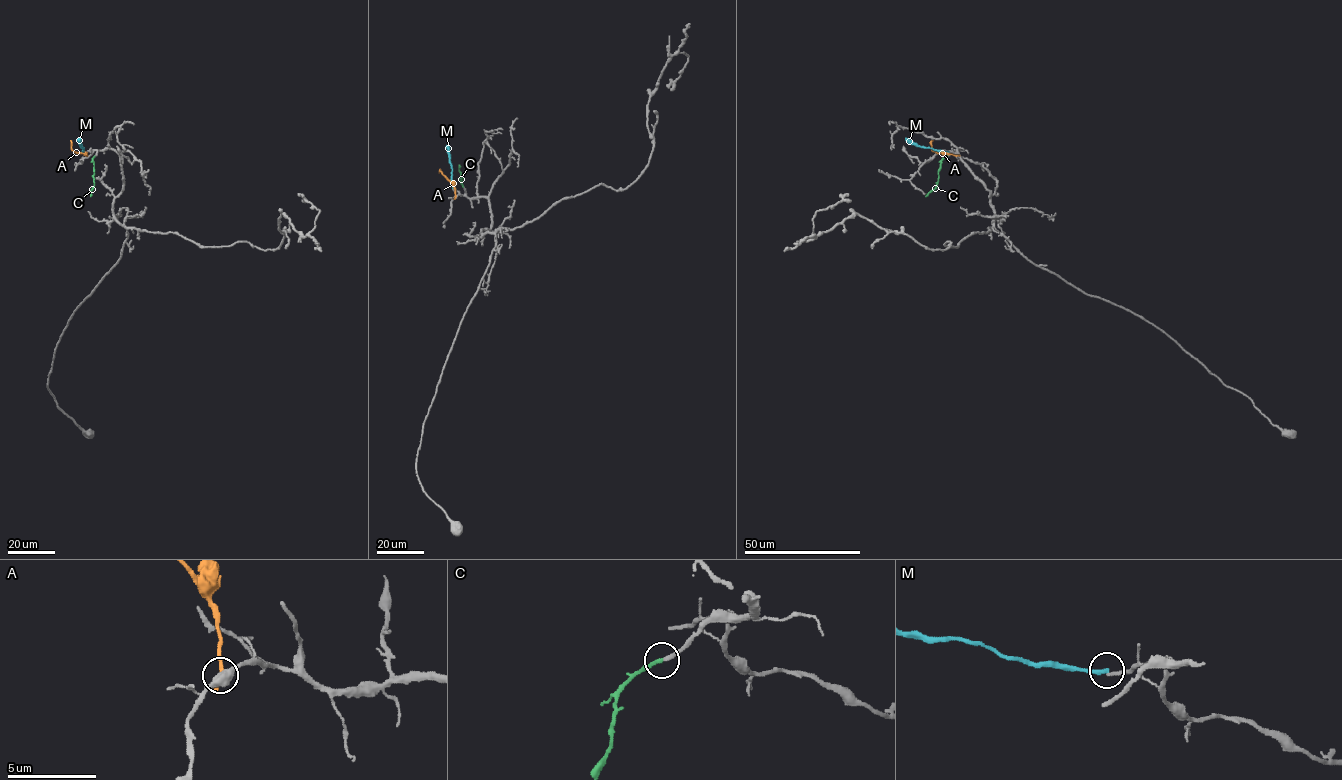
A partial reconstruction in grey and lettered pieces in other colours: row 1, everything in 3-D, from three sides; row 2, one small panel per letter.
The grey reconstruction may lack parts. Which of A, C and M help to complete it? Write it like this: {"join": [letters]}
{"join": ["C"]}

